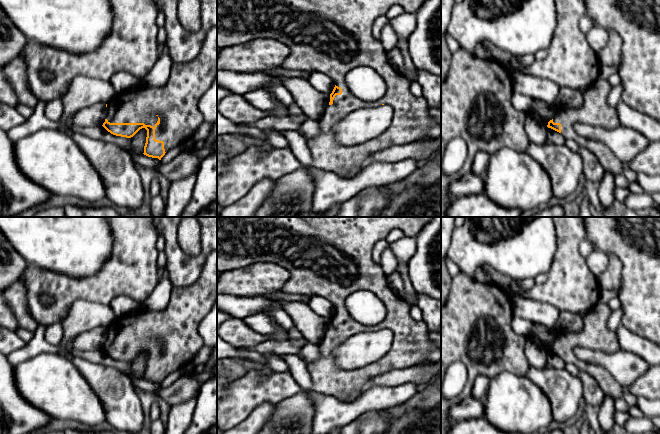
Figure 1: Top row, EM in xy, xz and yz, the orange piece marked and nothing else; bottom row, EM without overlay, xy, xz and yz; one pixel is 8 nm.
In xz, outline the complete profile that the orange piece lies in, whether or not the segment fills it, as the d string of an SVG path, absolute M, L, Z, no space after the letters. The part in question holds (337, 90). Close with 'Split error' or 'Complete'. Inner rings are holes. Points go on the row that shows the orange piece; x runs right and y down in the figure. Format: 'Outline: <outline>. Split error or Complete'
Outline: M217 0L217 47L231 47L247 43L258 38L272 38L286 44L290 54L284 60L282 68L287 71L321 72L330 77L335 87L330 94L330 102L318 119L319 135L308 139L308 147L313 157L312 167L333 172L341 178L348 179L357 173L364 159L370 155L398 145L405 145L426 136L441 136L441 125L429 114L429 105L423 97L416 97L410 91L409 81L390 63L387 52L381 42L373 37L374 21L386 15L393 5L400 5L404 11L416 13L426 0ZM366 66L374 69L384 80L387 90L377 101L363 101L355 97L345 84L346 75L355 67ZM389 105L394 110L391 125L381 135L366 142L343 146L332 131L333 126L351 112L360 108Z. Split error

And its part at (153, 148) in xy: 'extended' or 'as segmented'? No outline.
extended

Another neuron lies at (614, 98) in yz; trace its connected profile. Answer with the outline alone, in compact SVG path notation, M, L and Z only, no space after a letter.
M622 84L612 87L611 92L608 96L607 103L611 107L616 107L617 104L622 100L621 95L623 91L623 86Z

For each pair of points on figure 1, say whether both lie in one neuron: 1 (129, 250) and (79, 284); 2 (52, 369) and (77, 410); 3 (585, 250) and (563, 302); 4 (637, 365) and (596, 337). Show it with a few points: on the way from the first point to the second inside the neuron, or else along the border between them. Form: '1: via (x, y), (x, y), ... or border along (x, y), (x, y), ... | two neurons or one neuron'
1: via (120, 263), (99, 284), (92, 284) | one neuron
2: via (52, 379), (52, 382), (70, 400) | one neuron
3: border along (585, 237), (579, 244), (579, 253), (584, 258) | two neurons
4: border along (620, 348), (609, 353), (594, 350) | two neurons

